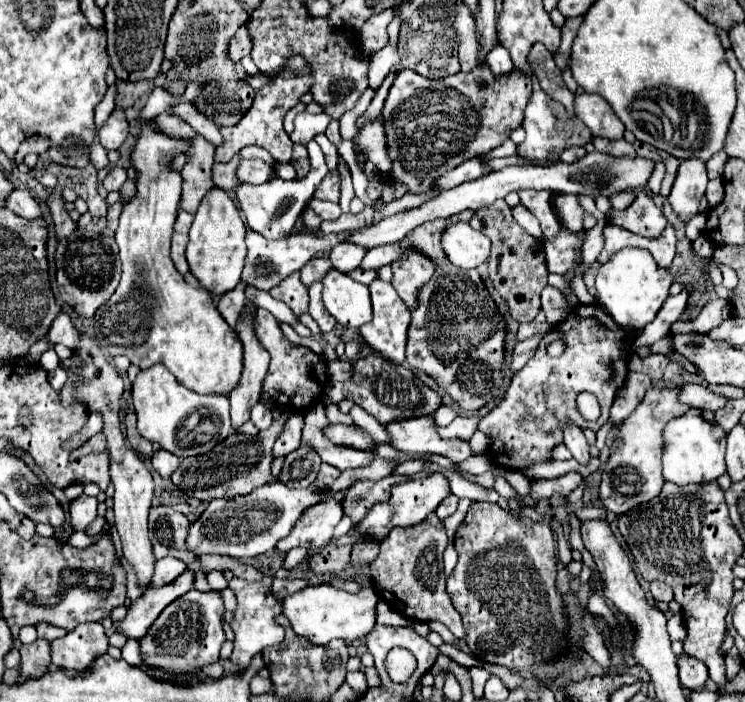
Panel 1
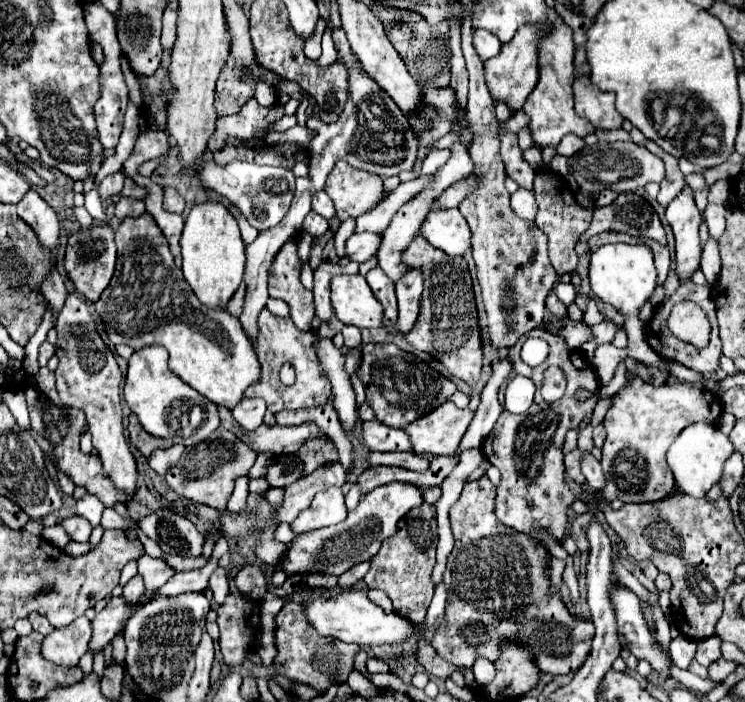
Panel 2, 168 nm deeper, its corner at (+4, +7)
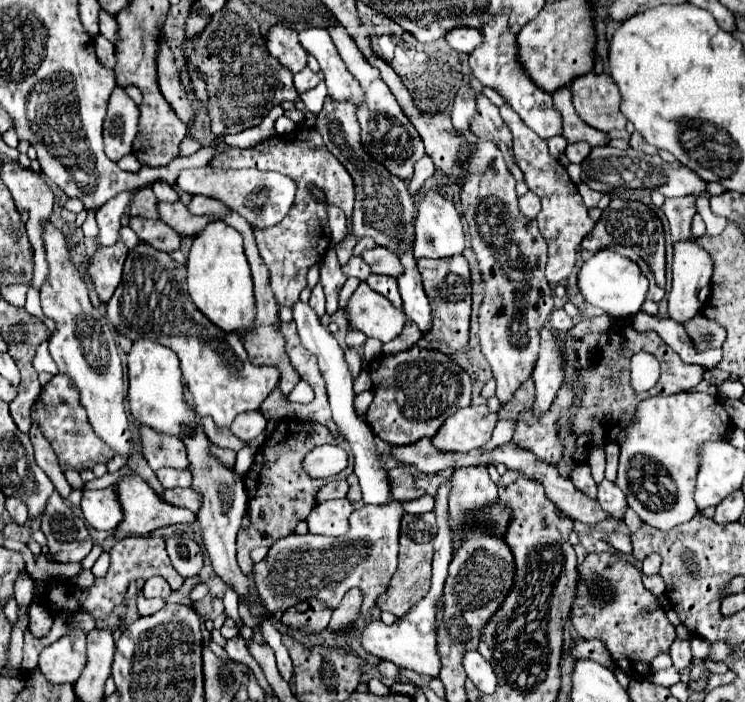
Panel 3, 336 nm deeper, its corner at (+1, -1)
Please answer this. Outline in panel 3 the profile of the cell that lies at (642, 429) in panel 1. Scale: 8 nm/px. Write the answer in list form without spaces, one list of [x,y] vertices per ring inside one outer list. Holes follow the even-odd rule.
[[[685,391],[669,397],[643,399],[637,407],[635,421],[631,421],[619,437],[621,457],[619,457],[619,473],[615,485],[621,491],[625,491],[629,507],[633,507],[635,513],[641,515],[645,523],[663,531],[687,523],[697,513],[697,505],[693,501],[693,485],[697,475],[695,449],[703,441],[719,441],[727,433],[727,429],[729,429],[727,413],[723,411],[723,407],[717,403],[713,395]]]

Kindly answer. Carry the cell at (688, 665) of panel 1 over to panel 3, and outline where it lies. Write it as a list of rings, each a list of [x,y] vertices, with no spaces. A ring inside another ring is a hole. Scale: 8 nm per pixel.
[[[675,639],[673,645],[671,645],[671,651],[669,651],[671,659],[673,659],[673,667],[683,671],[685,667],[691,665],[691,647],[689,647],[689,641],[681,641],[681,639]]]

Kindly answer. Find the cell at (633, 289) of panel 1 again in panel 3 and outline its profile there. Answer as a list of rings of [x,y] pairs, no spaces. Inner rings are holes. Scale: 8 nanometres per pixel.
[[[599,251],[591,259],[587,259],[579,271],[579,289],[581,295],[595,307],[603,309],[607,315],[613,317],[629,317],[641,311],[643,301],[647,299],[649,281],[639,269],[637,263],[631,259],[611,253],[611,251]]]

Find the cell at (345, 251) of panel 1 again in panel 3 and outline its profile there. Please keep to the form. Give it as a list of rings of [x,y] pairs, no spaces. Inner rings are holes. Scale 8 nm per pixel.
[[[383,247],[367,249],[361,253],[361,259],[373,269],[373,273],[393,275],[393,277],[403,273],[403,265],[399,263],[399,257],[391,253],[391,249],[383,249]]]

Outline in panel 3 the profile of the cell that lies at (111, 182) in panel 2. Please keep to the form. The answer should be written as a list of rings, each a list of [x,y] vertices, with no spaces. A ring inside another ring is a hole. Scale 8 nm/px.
[[[119,193],[107,205],[101,205],[97,209],[97,223],[99,223],[99,245],[113,245],[119,239],[119,227],[121,227],[121,215],[125,213],[125,207],[129,205],[131,193]]]

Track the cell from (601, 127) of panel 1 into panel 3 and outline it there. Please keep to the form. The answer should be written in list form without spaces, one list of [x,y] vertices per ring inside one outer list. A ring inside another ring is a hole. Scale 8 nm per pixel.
[[[587,73],[571,81],[573,105],[577,115],[599,131],[625,129],[627,119],[619,111],[621,95],[607,73]]]

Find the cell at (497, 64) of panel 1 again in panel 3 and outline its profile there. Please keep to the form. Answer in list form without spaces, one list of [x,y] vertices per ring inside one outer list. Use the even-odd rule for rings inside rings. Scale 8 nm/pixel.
[[[459,27],[459,29],[453,29],[451,33],[445,35],[449,47],[457,49],[457,51],[463,51],[463,53],[471,53],[471,49],[479,47],[483,43],[483,35],[481,31],[477,29],[469,29],[469,27]]]

